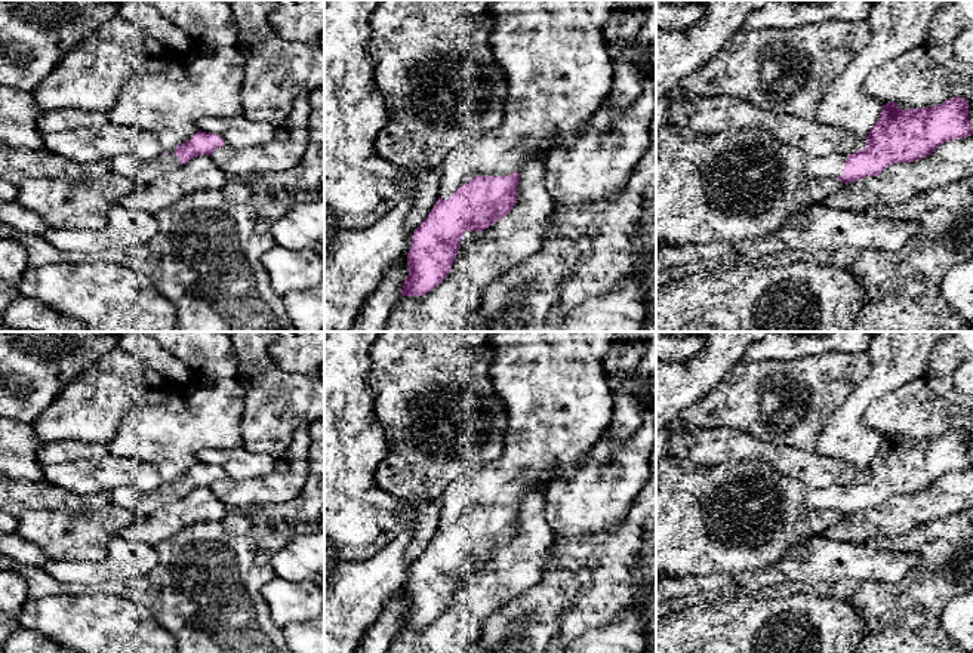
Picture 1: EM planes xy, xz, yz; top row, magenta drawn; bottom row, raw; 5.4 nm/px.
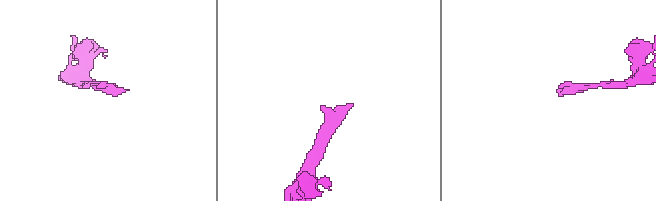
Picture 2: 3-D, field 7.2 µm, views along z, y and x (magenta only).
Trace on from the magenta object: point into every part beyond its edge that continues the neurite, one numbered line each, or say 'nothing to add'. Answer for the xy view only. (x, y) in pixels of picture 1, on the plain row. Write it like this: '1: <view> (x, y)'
1: xy (129, 498)

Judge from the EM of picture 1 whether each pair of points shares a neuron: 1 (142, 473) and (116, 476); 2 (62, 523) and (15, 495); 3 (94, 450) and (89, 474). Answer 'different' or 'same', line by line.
1: same
2: different
3: different

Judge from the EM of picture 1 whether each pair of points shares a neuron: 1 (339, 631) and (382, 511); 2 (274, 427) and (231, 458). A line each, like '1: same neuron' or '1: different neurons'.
1: different neurons
2: different neurons

